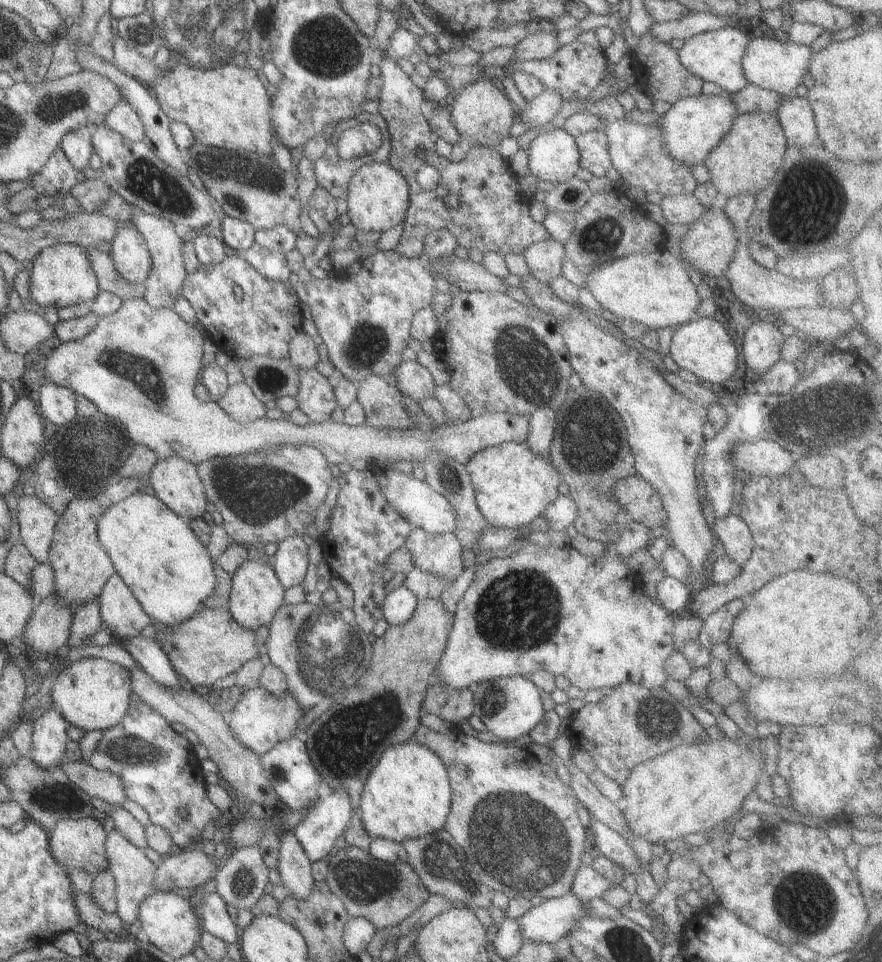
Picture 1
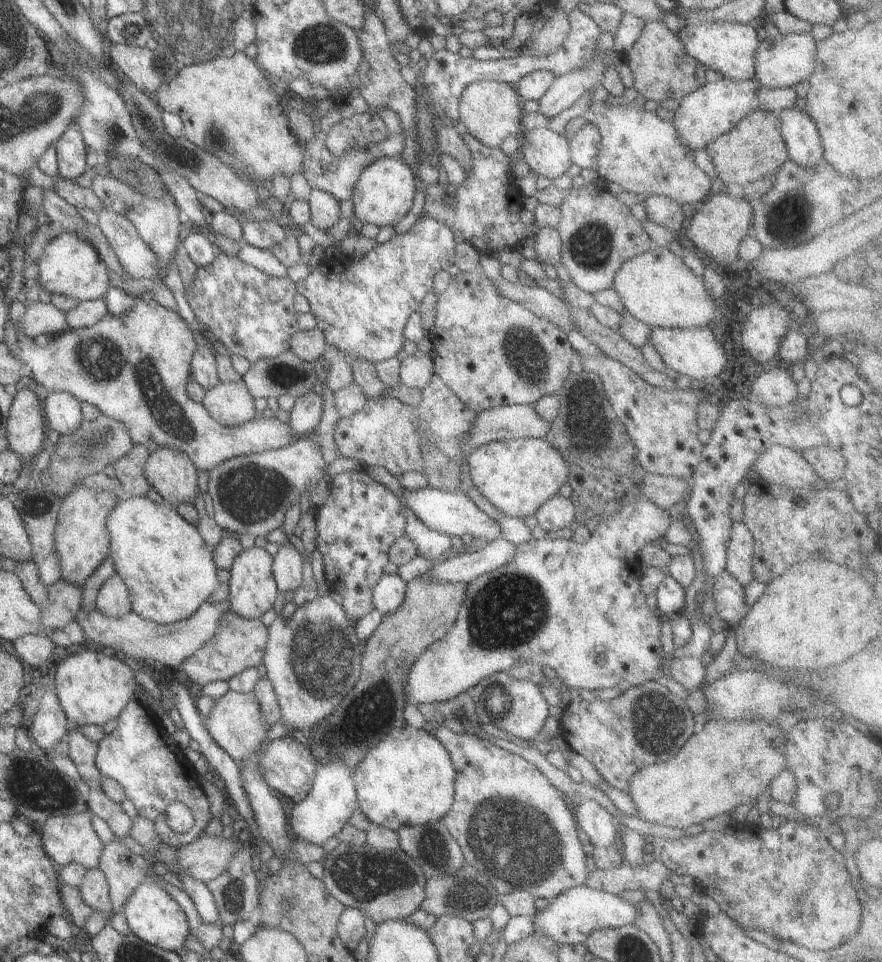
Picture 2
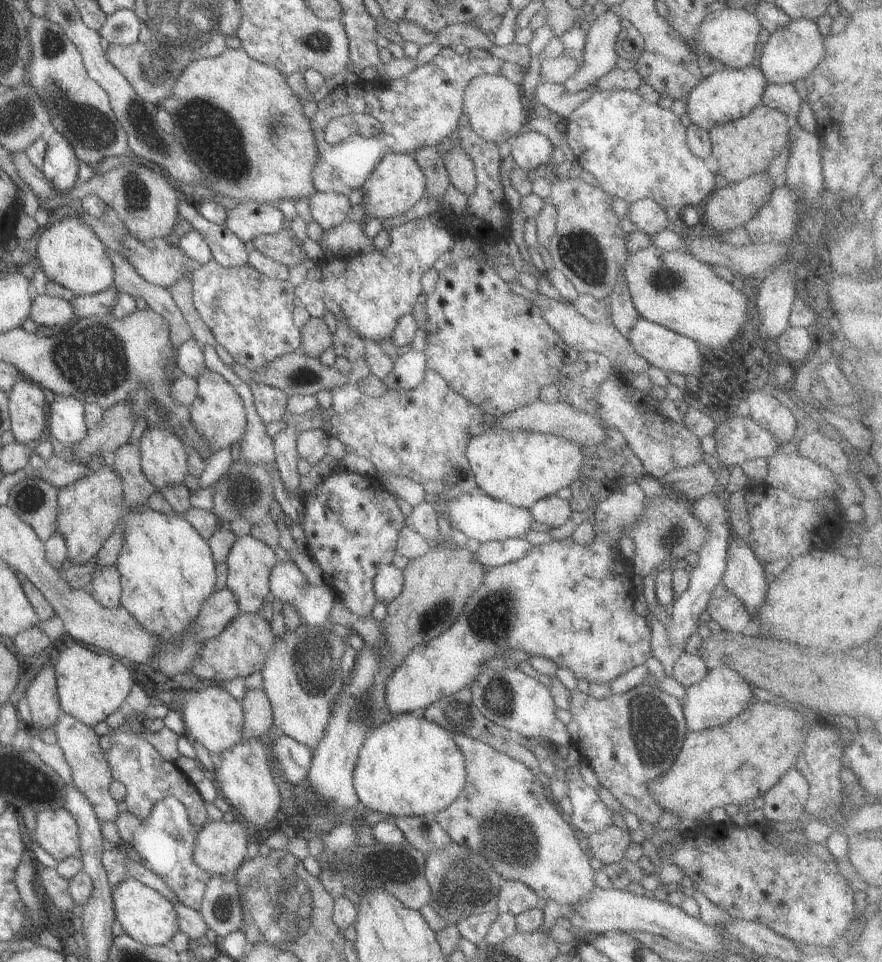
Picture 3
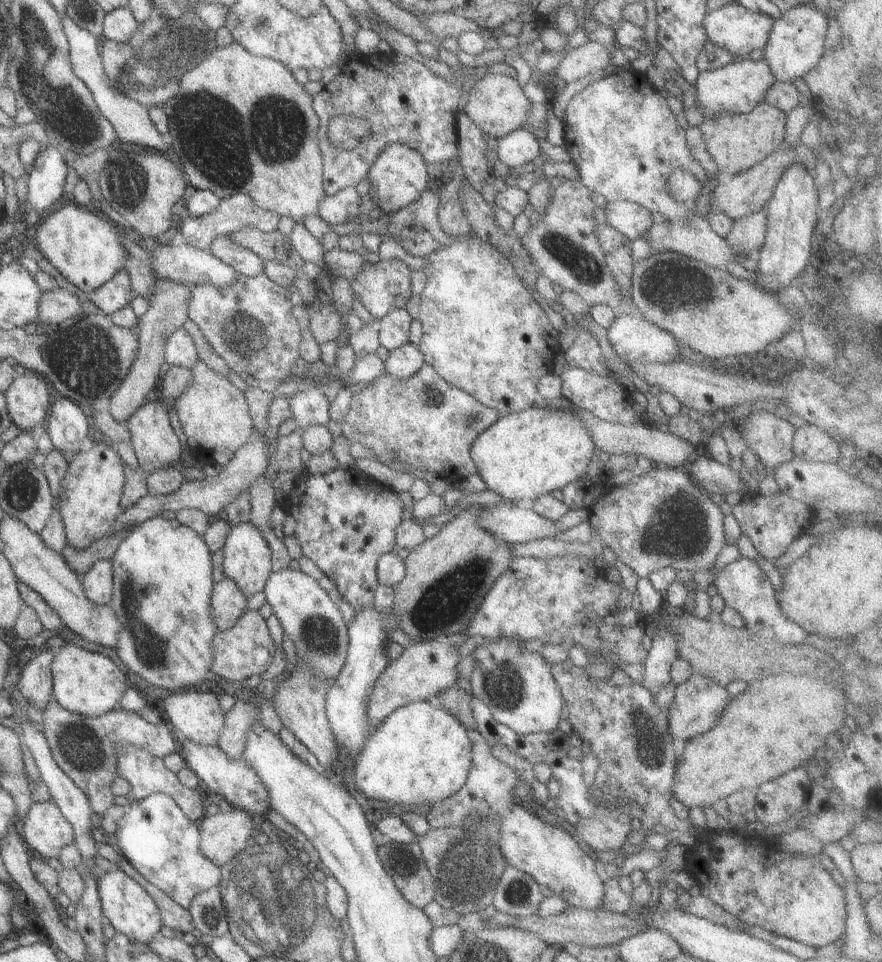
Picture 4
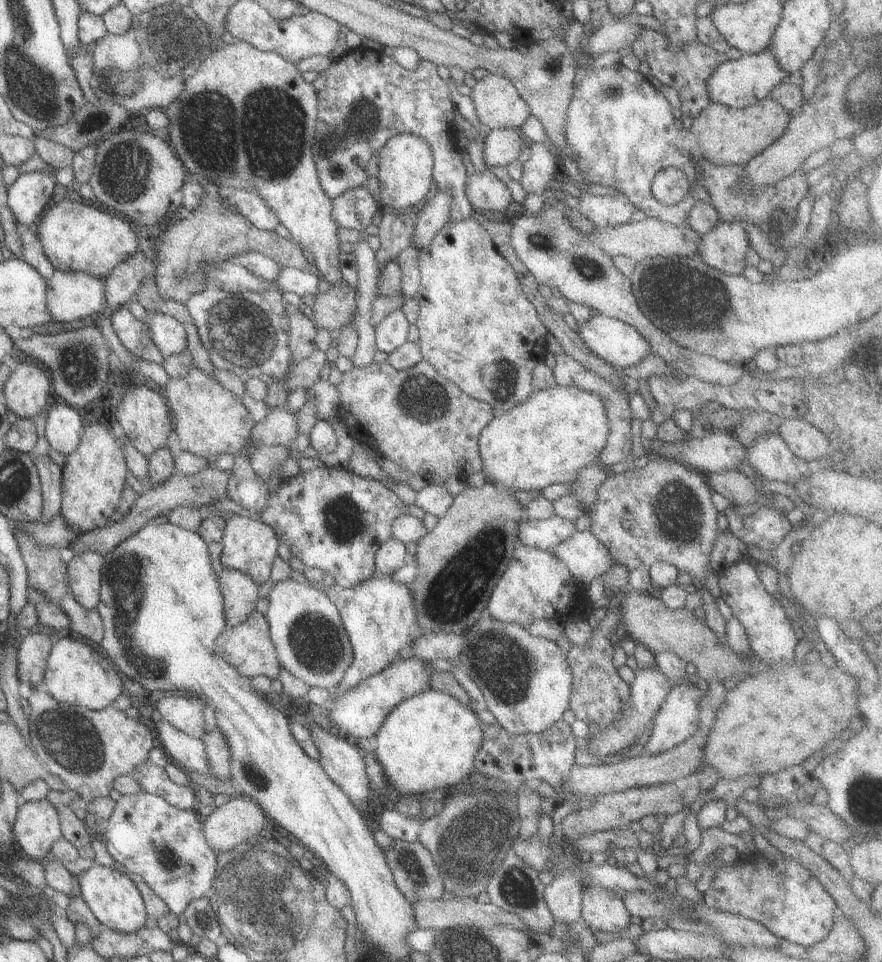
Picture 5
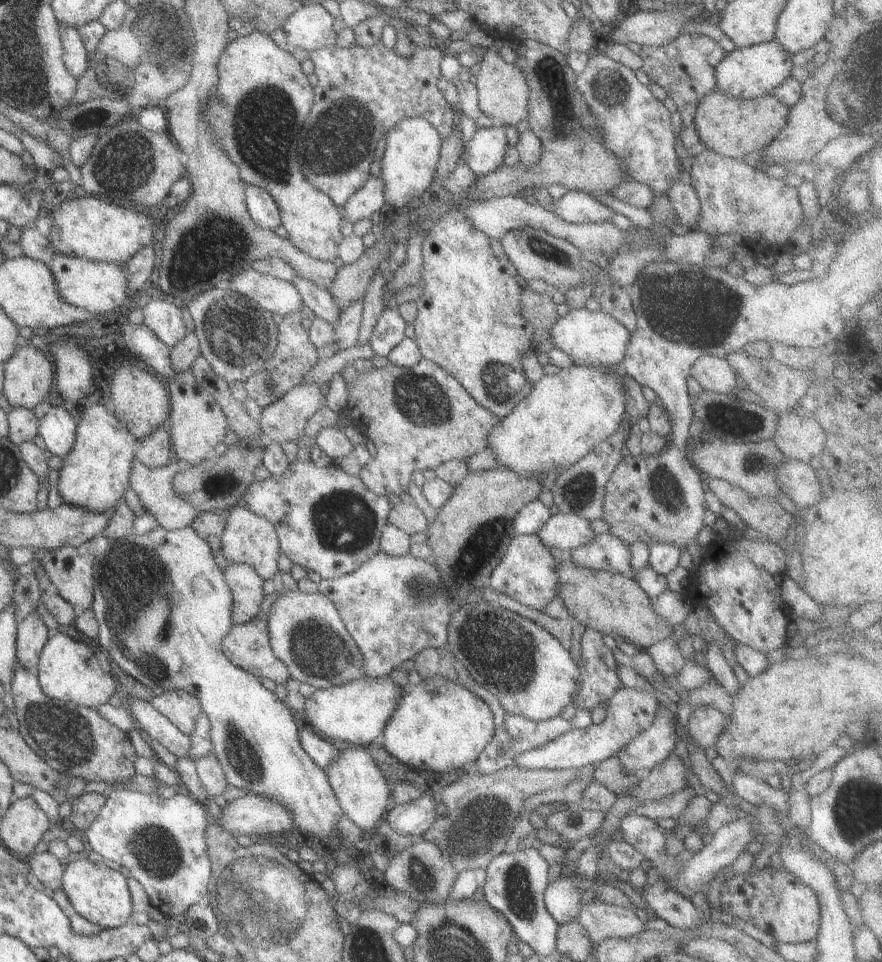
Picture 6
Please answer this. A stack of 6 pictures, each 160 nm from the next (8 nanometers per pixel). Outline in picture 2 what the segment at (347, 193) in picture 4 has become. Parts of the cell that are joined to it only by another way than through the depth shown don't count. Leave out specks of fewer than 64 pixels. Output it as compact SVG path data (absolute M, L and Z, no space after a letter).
M311 189L307 196L308 223L326 231L339 216L339 201L327 192Z

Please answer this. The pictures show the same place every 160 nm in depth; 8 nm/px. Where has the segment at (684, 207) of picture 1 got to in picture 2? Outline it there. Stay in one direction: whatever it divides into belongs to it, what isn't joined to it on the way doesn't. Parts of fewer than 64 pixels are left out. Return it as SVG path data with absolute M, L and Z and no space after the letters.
M651 195L642 201L646 220L663 228L681 233L683 215L681 205L663 195Z

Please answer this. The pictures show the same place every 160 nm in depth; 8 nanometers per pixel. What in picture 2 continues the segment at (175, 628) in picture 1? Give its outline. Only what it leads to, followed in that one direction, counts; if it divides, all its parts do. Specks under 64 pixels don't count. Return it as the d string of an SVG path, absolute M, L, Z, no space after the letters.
M229 610L220 616L216 631L211 635L211 638L180 662L178 675L186 683L195 682L202 686L208 682L213 682L213 680L229 680L234 674L246 668L256 667L262 662L266 638L266 627L259 619L246 619Z

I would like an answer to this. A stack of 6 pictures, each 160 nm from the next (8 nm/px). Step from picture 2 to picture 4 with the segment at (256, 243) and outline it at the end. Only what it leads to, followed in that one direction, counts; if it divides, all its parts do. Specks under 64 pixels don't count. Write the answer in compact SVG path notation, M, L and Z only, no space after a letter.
M235 193L230 197L221 199L218 205L207 214L200 217L187 217L182 221L180 229L177 231L183 235L185 242L196 249L205 250L208 244L217 235L229 235L243 227L251 227L258 231L274 231L279 222L279 215L276 212L268 211L253 204L253 201L244 194Z

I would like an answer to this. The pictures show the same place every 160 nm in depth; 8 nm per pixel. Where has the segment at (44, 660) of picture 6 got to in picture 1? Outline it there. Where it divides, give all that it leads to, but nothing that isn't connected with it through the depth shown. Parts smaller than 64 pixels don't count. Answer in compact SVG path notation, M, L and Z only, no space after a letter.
M80 657L70 662L52 682L50 707L69 724L83 731L104 731L115 726L128 709L133 693L130 689L130 672L118 664L97 657Z

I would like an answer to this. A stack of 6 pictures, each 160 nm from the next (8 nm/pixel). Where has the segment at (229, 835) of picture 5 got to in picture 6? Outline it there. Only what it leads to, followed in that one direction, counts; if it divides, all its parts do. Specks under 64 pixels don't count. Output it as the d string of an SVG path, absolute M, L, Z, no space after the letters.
M254 793L235 798L221 808L214 822L233 836L287 835L293 820L287 806Z

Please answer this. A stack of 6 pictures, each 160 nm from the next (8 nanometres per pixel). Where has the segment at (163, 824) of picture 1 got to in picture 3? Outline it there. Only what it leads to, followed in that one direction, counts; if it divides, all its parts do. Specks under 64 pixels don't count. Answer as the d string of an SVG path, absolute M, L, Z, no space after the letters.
M131 718L123 722L119 728L113 729L105 736L100 735L99 747L103 750L103 759L107 762L111 779L123 784L125 788L124 801L127 812L141 820L149 814L151 806L157 800L171 796L183 804L191 826L199 830L206 822L207 816L205 804L192 783L175 768L173 763L165 762L155 748L147 743L147 740L142 737L143 728L140 722Z

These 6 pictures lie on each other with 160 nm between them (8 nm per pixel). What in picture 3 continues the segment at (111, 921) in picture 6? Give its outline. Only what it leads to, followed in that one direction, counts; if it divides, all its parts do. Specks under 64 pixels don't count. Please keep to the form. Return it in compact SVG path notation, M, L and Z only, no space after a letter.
M131 877L123 878L110 889L114 919L120 924L125 935L135 942L148 946L159 946L165 944L175 932L178 932L175 910L159 892L155 892Z

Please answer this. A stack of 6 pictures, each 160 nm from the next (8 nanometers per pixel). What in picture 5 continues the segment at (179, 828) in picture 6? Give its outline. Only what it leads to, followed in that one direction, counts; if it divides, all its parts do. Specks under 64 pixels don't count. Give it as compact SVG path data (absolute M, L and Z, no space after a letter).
M141 790L132 795L121 795L115 802L101 836L106 851L124 871L139 875L151 892L163 900L171 913L176 917L181 916L187 903L207 894L215 876L216 854L205 842L201 832L201 817L196 810L175 808L161 797Z

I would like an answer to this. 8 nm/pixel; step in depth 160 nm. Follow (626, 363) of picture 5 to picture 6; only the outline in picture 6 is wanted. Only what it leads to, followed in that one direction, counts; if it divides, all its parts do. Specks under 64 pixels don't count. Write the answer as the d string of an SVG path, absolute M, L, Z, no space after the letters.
M585 307L569 309L564 316L557 316L548 330L554 348L565 353L575 364L616 365L624 357L630 337L630 332L619 321Z

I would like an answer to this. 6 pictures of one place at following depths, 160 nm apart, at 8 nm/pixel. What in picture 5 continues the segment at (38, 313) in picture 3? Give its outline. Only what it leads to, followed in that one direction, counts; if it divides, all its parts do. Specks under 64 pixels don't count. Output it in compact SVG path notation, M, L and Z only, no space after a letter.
M54 271L46 280L46 311L55 322L71 322L74 319L89 320L100 312L106 312L104 306L104 280L87 273L75 271Z

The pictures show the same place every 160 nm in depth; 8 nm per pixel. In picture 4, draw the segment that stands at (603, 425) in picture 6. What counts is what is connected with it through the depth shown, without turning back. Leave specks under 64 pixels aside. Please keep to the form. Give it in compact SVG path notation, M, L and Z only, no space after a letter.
M536 402L519 412L499 417L491 426L480 432L469 447L471 460L486 488L510 501L523 498L534 501L538 496L563 488L567 483L582 480L582 476L588 474L586 468L593 452L595 450L590 436L577 415L566 409L555 409L553 405Z

